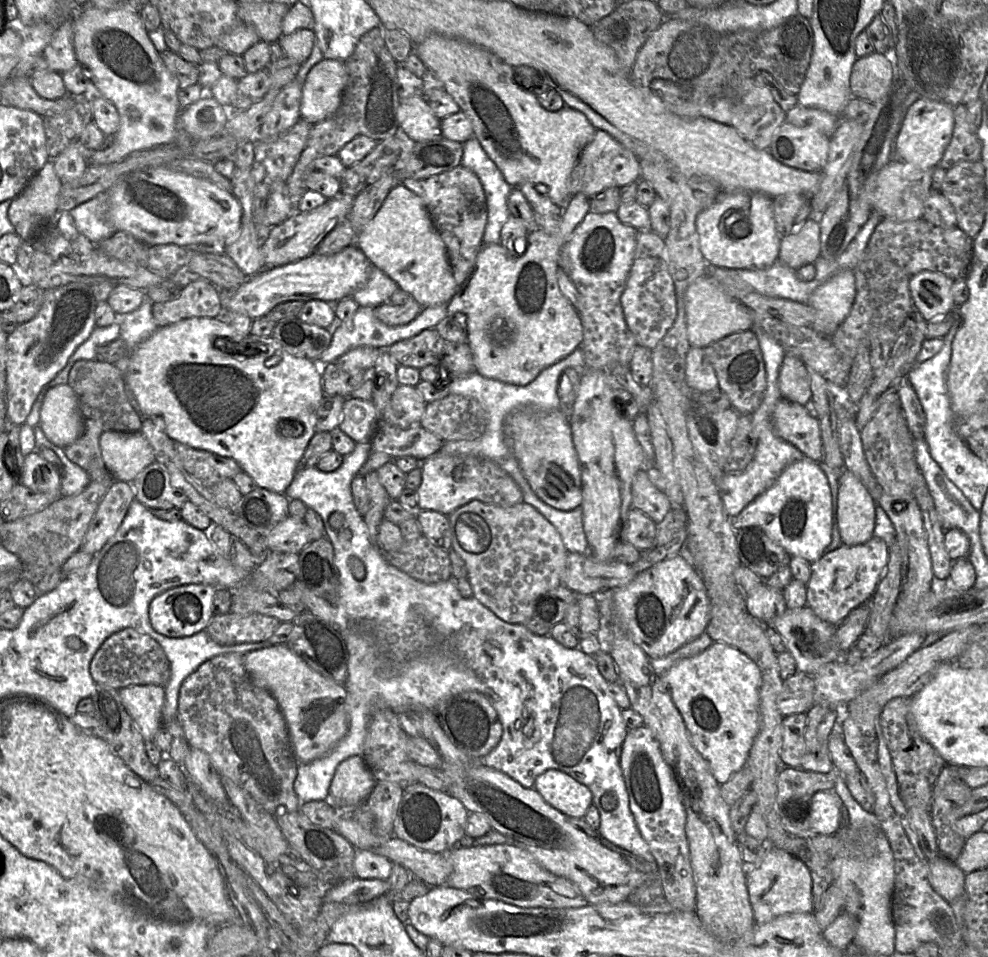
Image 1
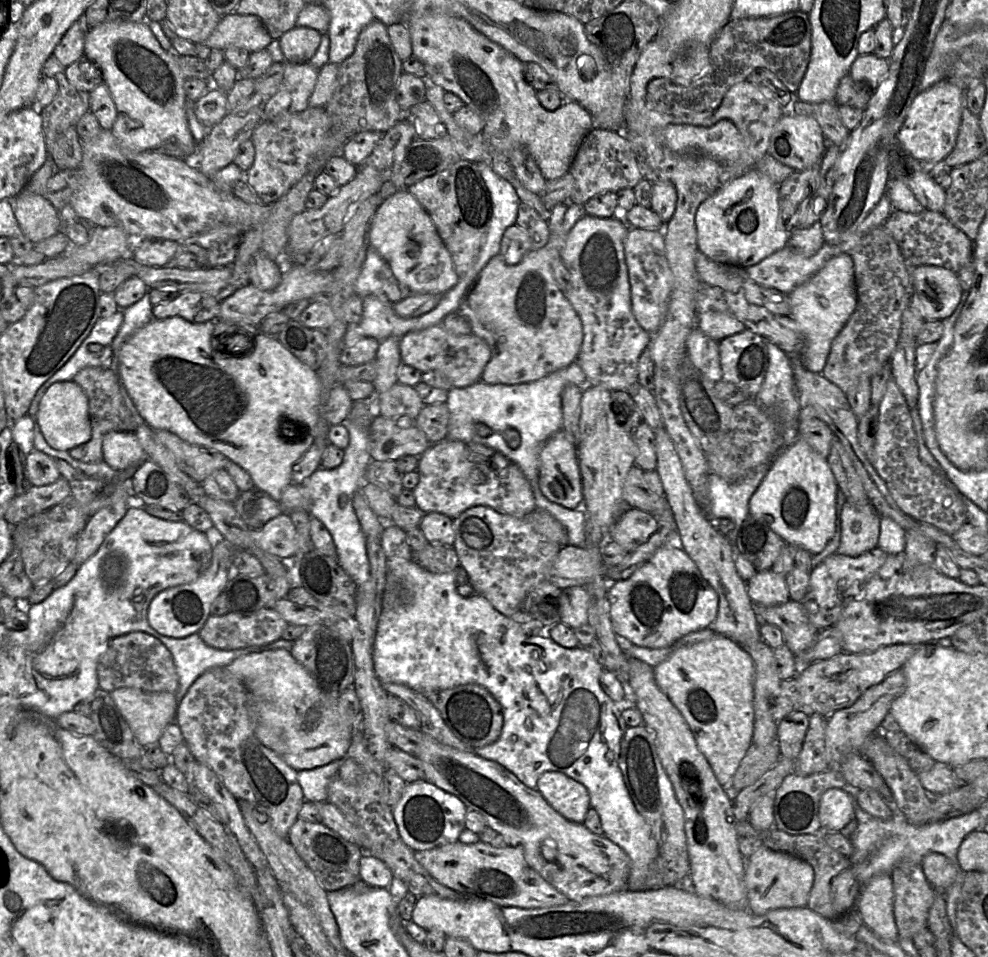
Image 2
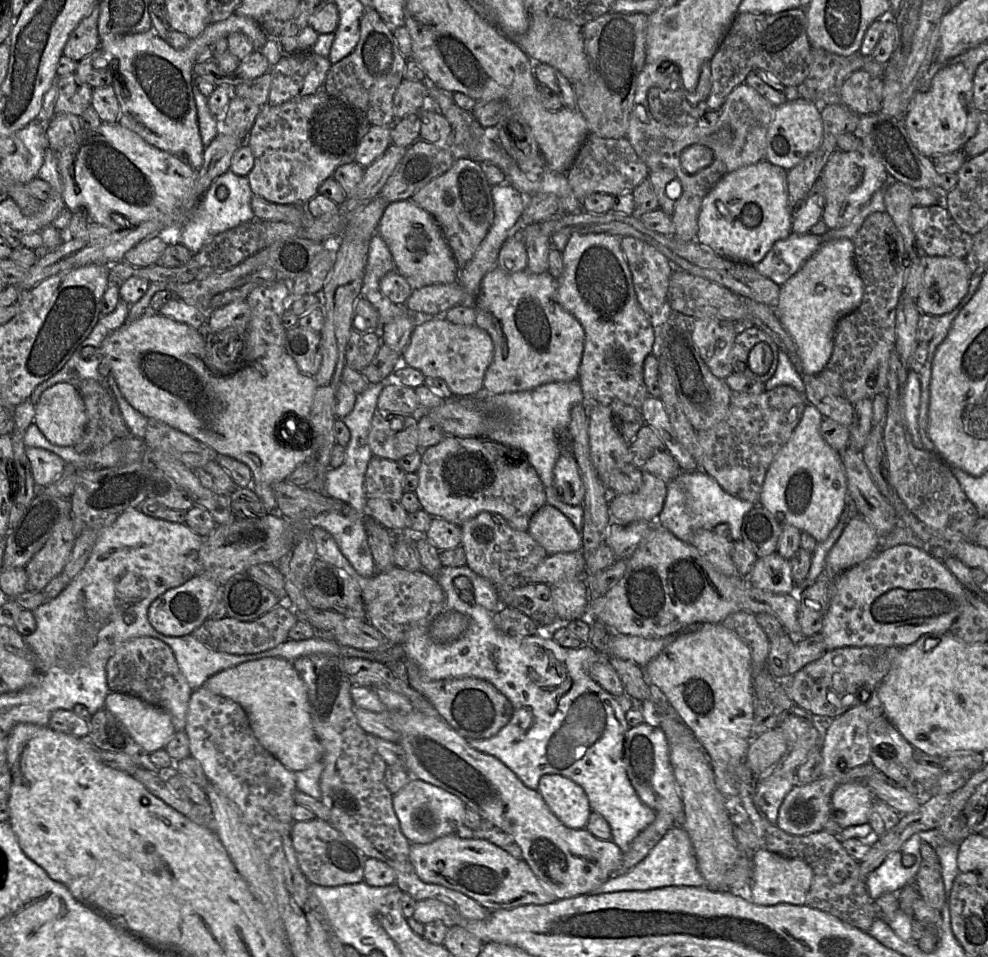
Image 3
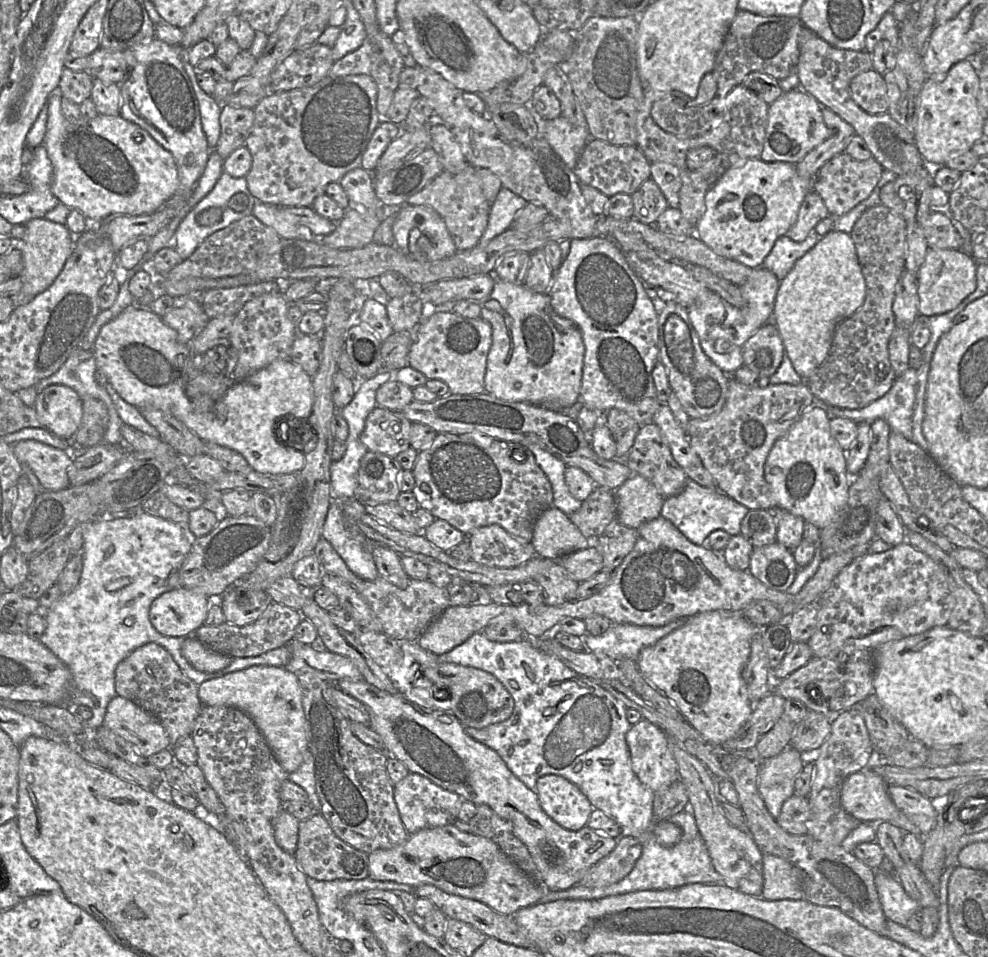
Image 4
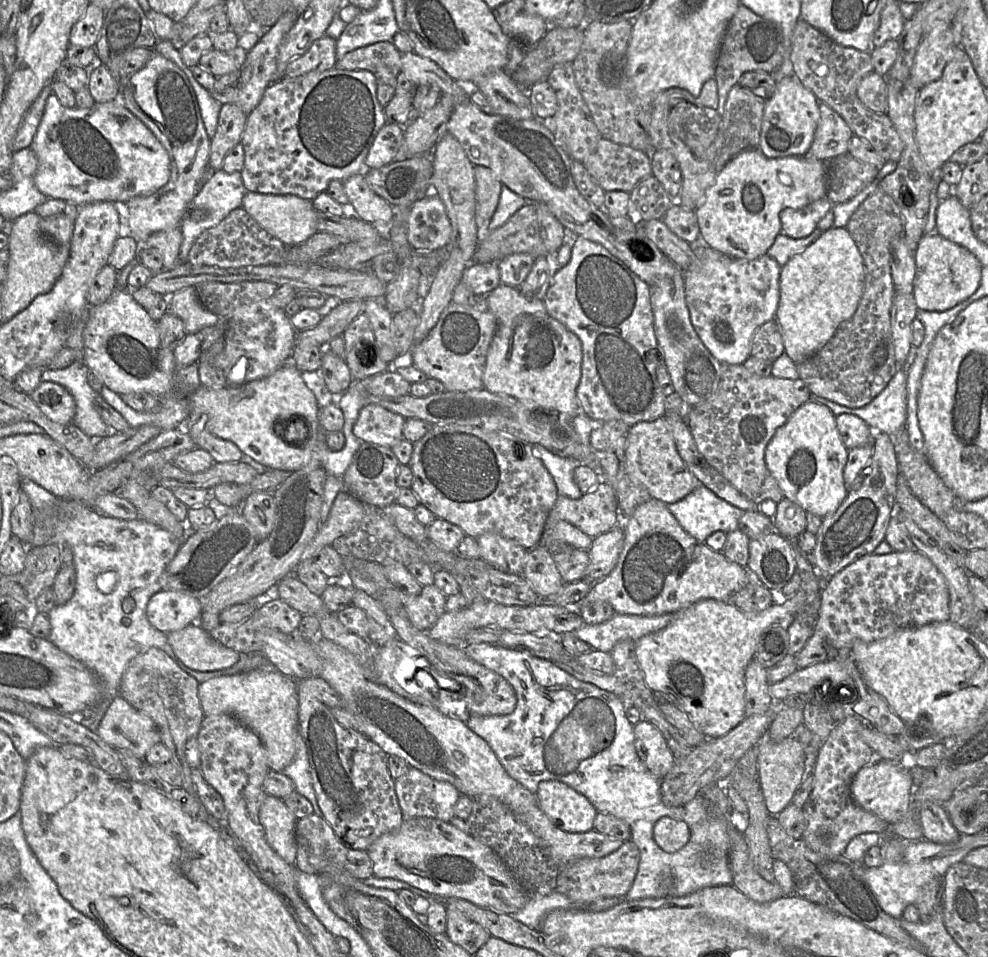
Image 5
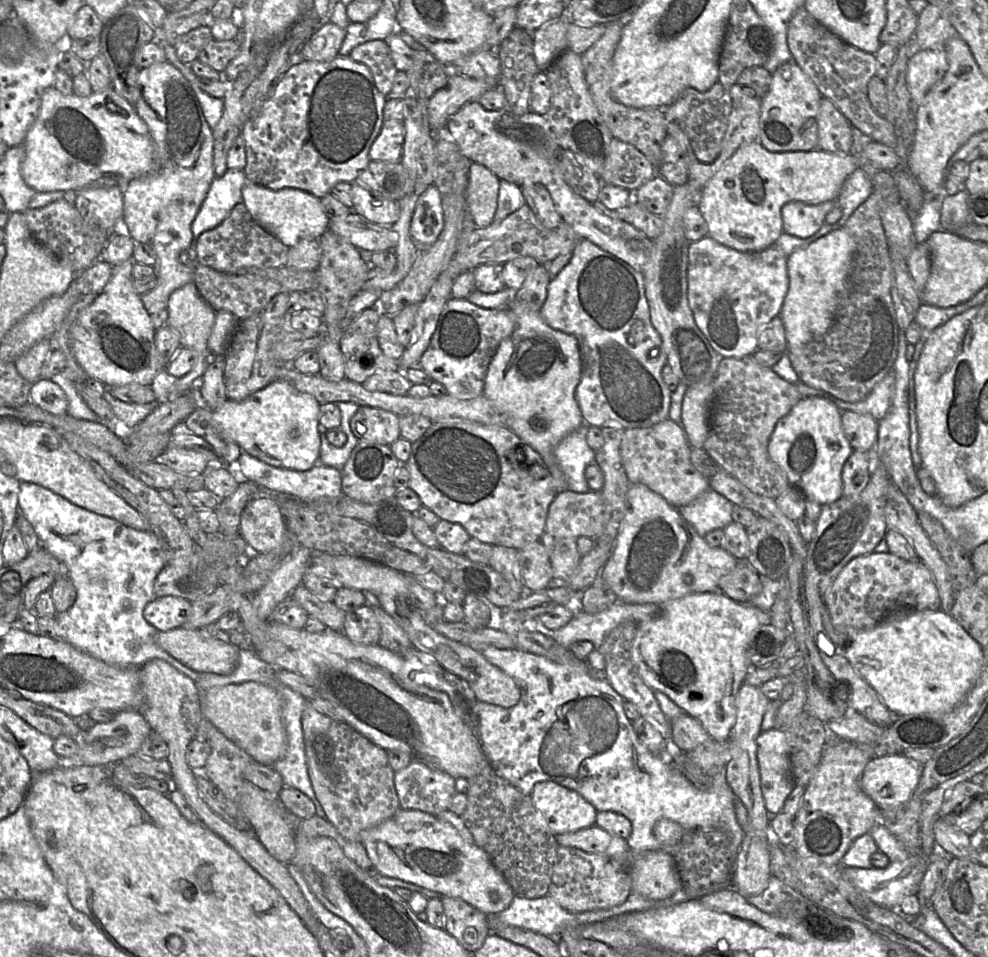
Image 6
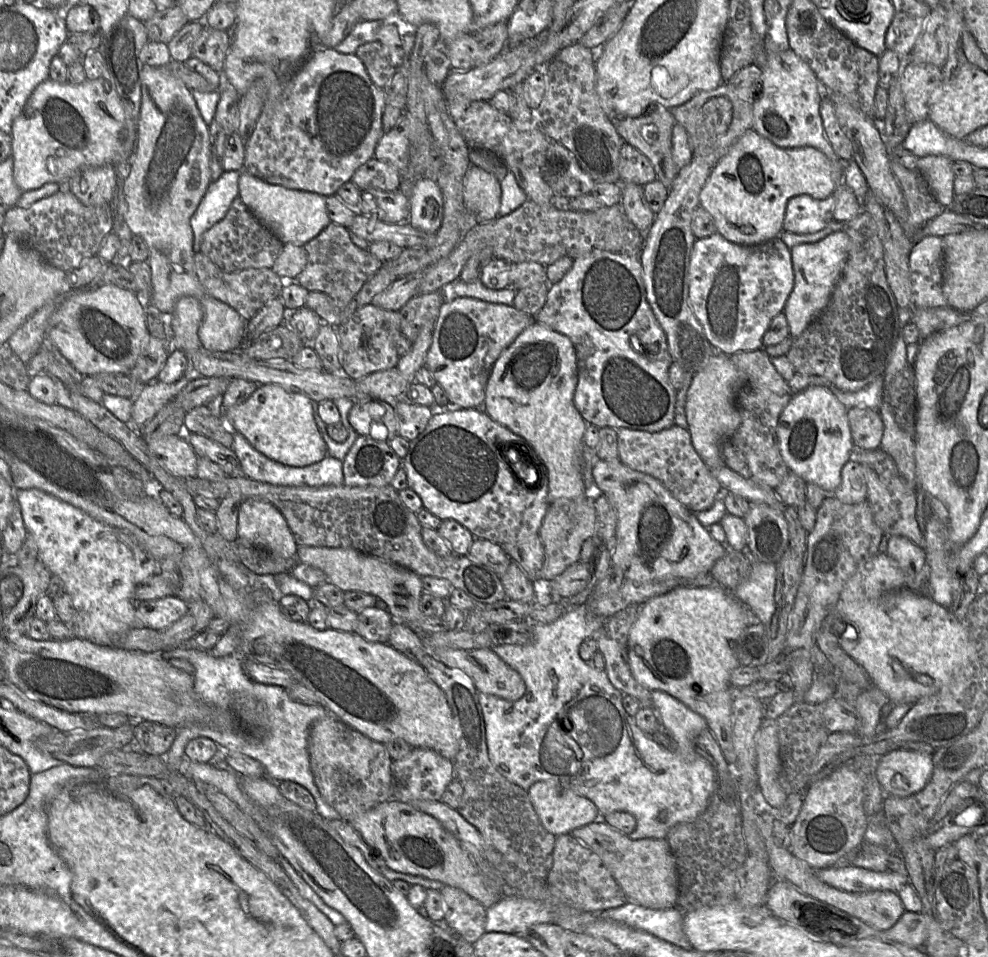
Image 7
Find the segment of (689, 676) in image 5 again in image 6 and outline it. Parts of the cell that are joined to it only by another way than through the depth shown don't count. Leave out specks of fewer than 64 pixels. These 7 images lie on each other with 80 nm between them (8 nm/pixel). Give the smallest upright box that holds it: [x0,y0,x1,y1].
[631,591,771,741]

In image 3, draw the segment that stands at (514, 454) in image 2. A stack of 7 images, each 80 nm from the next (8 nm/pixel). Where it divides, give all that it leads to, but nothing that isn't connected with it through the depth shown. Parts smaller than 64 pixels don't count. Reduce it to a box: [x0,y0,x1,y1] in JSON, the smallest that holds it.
[485,380,585,534]

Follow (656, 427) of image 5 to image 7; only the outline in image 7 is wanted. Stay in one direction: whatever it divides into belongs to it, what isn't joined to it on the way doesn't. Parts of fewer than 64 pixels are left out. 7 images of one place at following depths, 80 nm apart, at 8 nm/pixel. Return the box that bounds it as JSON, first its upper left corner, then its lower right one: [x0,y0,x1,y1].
[616,424,721,513]

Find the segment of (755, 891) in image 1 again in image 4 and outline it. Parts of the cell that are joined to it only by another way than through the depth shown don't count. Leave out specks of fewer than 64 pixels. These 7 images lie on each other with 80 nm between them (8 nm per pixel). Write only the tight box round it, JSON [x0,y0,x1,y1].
[763,854,804,899]

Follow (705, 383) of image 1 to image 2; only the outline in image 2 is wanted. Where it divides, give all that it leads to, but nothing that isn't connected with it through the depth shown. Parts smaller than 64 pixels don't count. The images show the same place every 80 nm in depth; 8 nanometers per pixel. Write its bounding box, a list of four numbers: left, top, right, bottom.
[686,326,722,383]

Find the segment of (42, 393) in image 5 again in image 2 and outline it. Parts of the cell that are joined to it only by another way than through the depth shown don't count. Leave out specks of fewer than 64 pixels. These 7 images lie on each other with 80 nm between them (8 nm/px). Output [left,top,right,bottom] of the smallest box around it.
[35,381,91,451]

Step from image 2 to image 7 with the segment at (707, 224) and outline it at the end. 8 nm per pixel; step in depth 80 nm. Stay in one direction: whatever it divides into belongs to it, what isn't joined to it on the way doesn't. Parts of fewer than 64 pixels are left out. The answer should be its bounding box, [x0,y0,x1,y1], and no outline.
[700,128,847,246]

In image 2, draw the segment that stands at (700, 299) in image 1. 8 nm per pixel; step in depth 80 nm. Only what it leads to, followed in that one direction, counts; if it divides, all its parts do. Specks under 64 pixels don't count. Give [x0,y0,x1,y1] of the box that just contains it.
[695,311,746,341]

